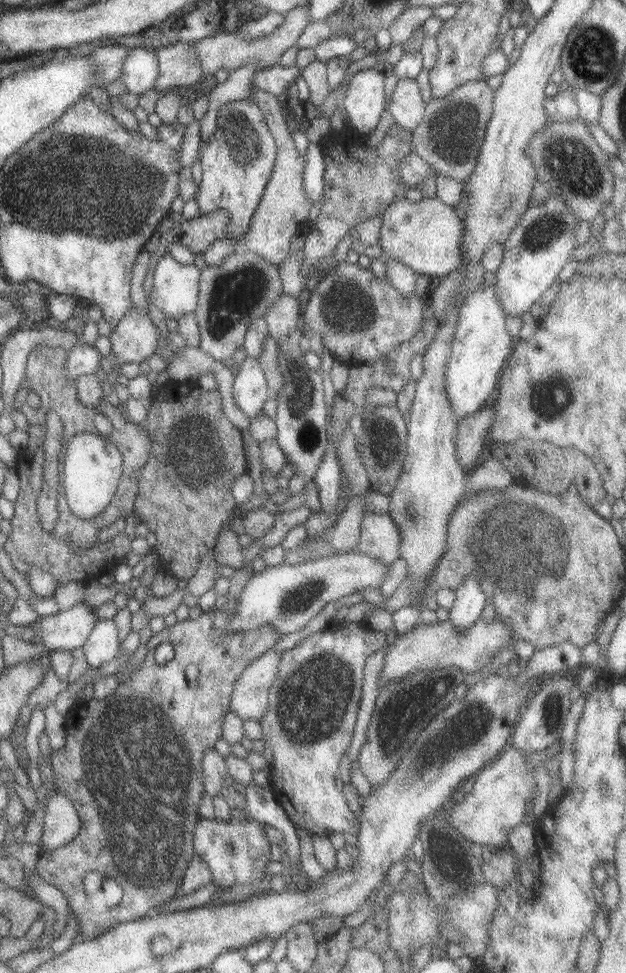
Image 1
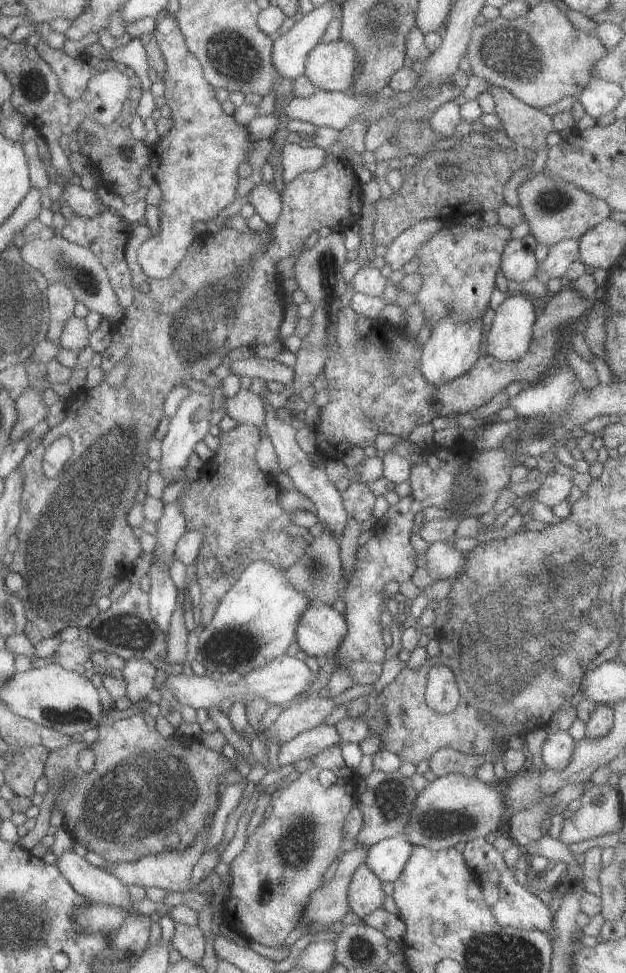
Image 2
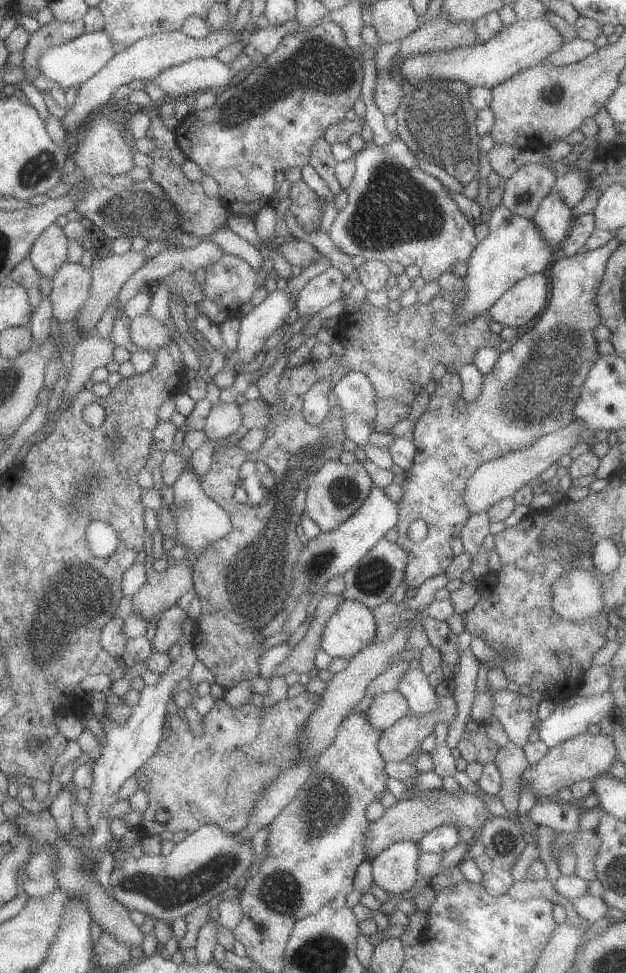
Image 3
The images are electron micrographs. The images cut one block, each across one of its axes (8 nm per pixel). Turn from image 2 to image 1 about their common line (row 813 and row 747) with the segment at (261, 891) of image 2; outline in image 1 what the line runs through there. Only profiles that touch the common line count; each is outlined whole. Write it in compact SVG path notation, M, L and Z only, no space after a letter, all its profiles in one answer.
M365 621L340 625L341 628L333 628L333 631L311 633L293 648L280 652L275 680L271 682L267 694L267 710L257 720L261 728L260 738L271 749L267 768L270 774L268 787L289 821L310 837L345 832L354 836L357 834L358 820L347 807L343 795L344 783L339 779L339 761L347 753L351 742L365 661L385 644L384 633L371 628Z

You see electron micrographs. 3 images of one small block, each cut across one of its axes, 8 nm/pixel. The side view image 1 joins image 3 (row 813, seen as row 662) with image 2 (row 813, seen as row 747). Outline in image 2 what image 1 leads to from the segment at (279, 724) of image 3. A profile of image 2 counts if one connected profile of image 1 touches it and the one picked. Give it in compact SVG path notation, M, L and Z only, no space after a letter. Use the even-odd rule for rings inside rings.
M143 712L110 724L97 724L95 730L97 737L91 746L77 742L49 751L42 771L48 783L55 788L60 788L66 777L72 775L74 778L74 785L66 785L56 803L63 812L61 826L72 841L113 864L136 862L142 857L165 852L163 838L171 830L179 834L175 851L191 847L195 838L211 823L220 800L221 774L235 768L234 762L225 758L222 752L203 747L196 736L174 734L170 738L162 738L155 729L154 718ZM87 748L95 755L91 772L83 772L77 764L79 752Z

